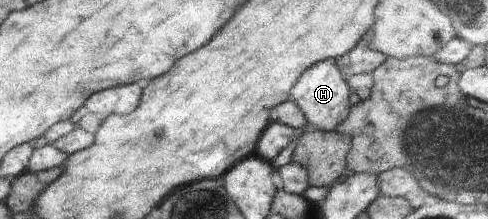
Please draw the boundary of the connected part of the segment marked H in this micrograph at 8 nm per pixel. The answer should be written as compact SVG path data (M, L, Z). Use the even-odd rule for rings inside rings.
M325 59L321 63L315 63L313 67L309 67L299 81L295 83L295 87L291 89L291 100L299 107L303 117L307 119L308 126L319 131L333 132L339 123L349 116L349 102L351 97L351 89L347 87L346 78L341 76L339 69L334 63L334 59Z

